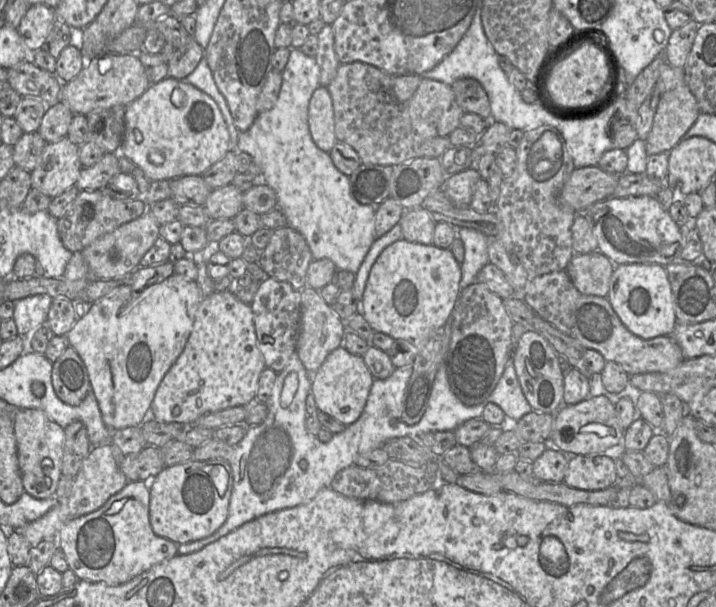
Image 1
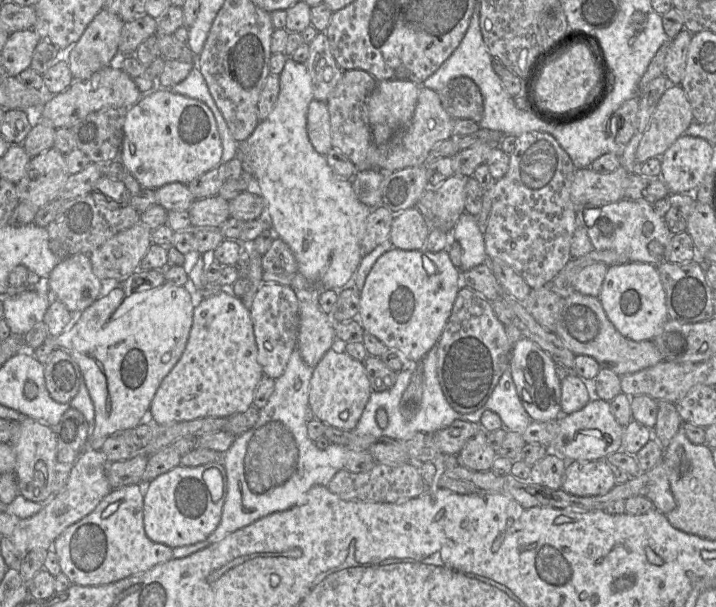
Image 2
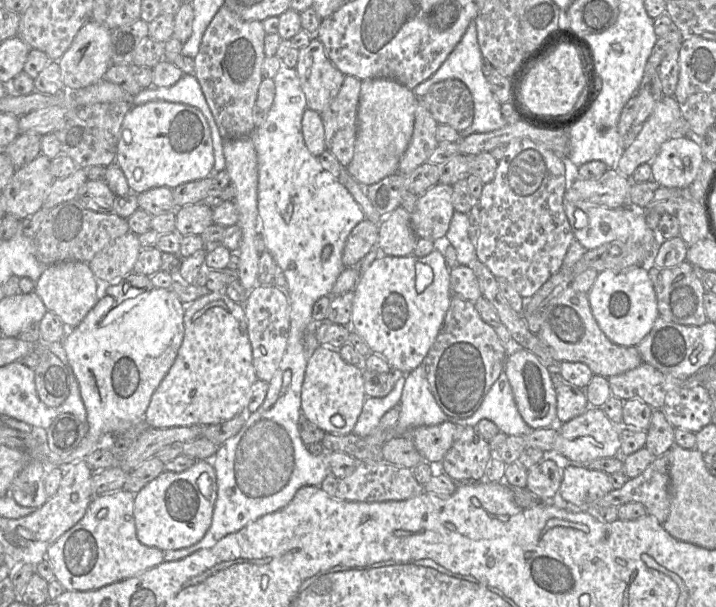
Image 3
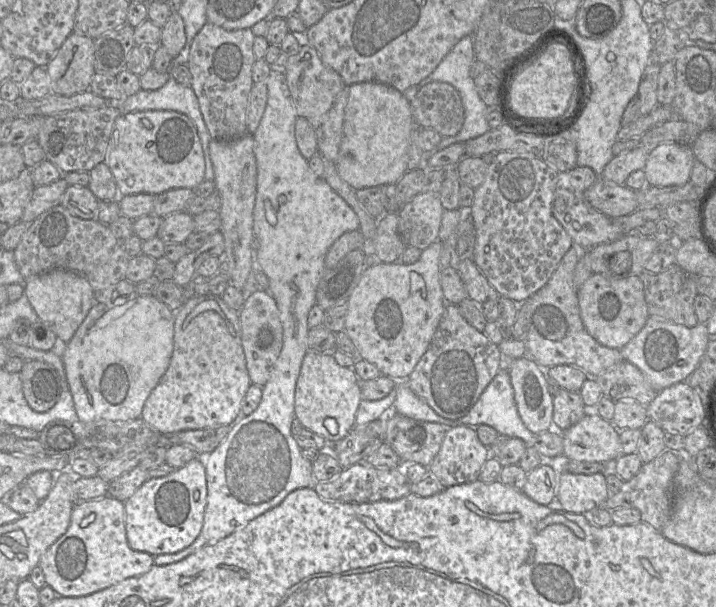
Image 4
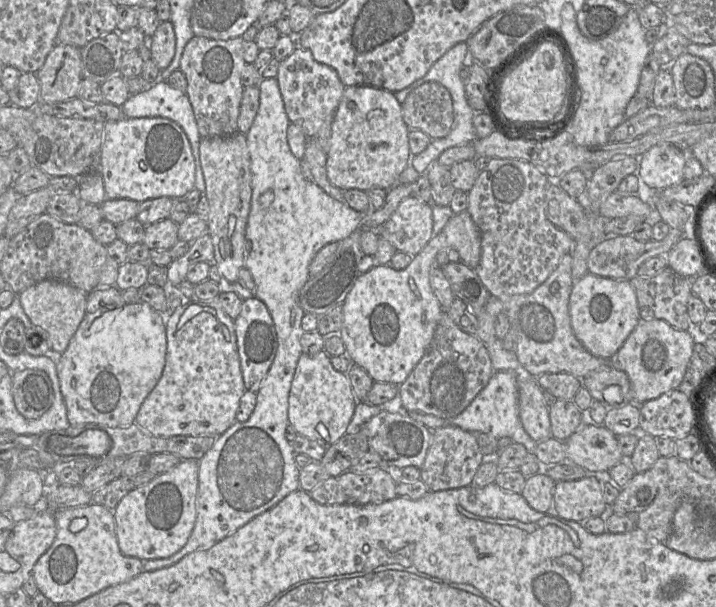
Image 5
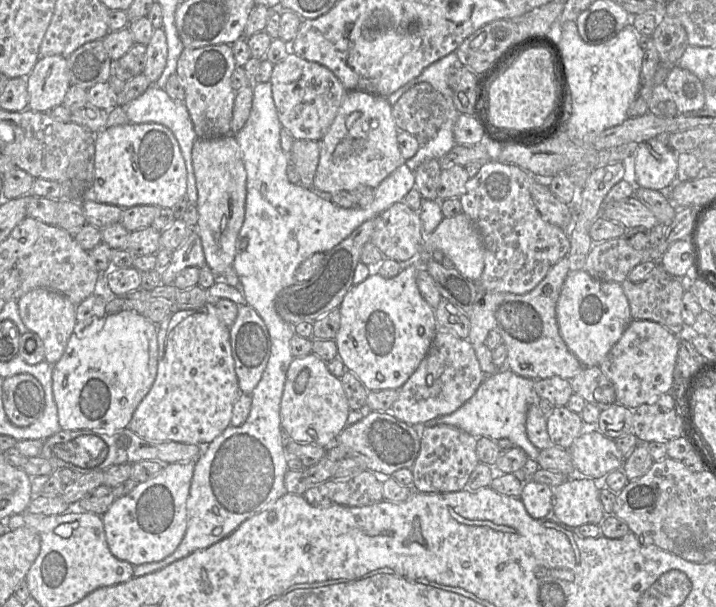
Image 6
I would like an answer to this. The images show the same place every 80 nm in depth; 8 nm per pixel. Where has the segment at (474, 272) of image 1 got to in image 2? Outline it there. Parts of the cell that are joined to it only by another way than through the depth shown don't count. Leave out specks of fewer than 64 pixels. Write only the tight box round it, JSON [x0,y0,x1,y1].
[453,213,487,272]

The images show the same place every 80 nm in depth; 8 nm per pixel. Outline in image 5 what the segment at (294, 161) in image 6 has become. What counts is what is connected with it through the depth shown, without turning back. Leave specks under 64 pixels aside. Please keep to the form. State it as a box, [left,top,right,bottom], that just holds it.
[300,139,344,203]

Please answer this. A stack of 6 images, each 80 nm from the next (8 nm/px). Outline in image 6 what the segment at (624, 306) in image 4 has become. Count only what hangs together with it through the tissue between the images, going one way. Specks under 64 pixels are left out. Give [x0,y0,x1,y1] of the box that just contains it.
[556,270,633,367]

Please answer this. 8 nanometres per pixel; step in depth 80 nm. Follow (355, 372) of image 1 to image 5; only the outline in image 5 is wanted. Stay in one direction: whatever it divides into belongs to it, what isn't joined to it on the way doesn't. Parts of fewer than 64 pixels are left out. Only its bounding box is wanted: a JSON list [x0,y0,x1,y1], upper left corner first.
[288,351,357,446]

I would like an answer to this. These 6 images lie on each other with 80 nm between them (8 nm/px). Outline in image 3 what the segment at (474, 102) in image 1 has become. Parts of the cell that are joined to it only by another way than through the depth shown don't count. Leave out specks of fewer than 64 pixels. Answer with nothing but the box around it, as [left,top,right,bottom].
[422,79,474,132]

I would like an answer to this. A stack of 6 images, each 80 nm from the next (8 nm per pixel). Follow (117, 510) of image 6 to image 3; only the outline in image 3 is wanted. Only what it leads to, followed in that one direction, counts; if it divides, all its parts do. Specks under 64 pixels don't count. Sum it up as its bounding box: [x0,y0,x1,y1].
[135,458,217,552]

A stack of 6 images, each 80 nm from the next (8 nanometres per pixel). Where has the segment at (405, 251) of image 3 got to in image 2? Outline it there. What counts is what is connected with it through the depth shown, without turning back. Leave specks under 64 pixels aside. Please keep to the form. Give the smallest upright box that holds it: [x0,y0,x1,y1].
[389,207,429,250]

